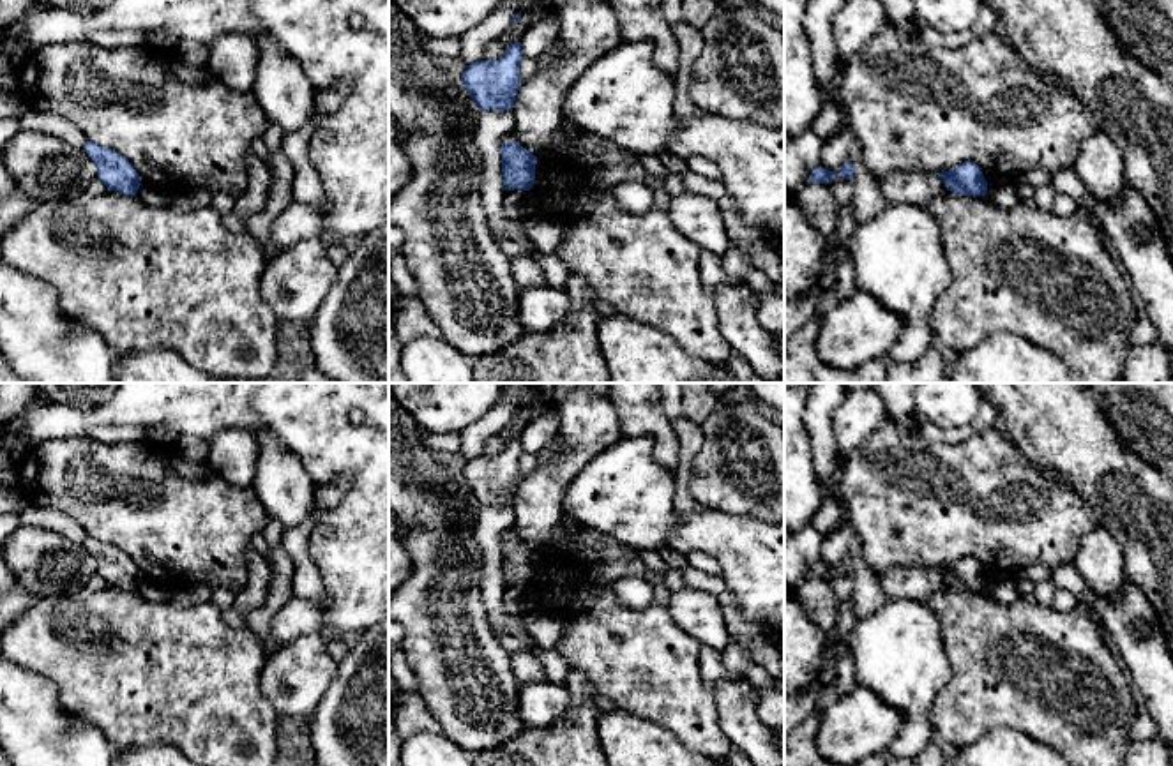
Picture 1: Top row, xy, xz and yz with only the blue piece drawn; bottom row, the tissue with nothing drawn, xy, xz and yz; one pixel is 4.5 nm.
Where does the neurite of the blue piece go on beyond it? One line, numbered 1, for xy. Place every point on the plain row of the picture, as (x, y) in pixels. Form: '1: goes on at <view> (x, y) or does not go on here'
1: does not go on here

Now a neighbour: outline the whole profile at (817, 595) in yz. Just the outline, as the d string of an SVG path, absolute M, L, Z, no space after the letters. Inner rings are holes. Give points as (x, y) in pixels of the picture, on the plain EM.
M807 579L797 590L797 598L806 611L818 621L825 637L834 634L832 616L839 611L841 602L827 579Z

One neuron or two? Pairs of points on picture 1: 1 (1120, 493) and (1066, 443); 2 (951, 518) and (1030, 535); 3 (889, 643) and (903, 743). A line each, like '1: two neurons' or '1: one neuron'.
1: one neuron
2: one neuron
3: one neuron

